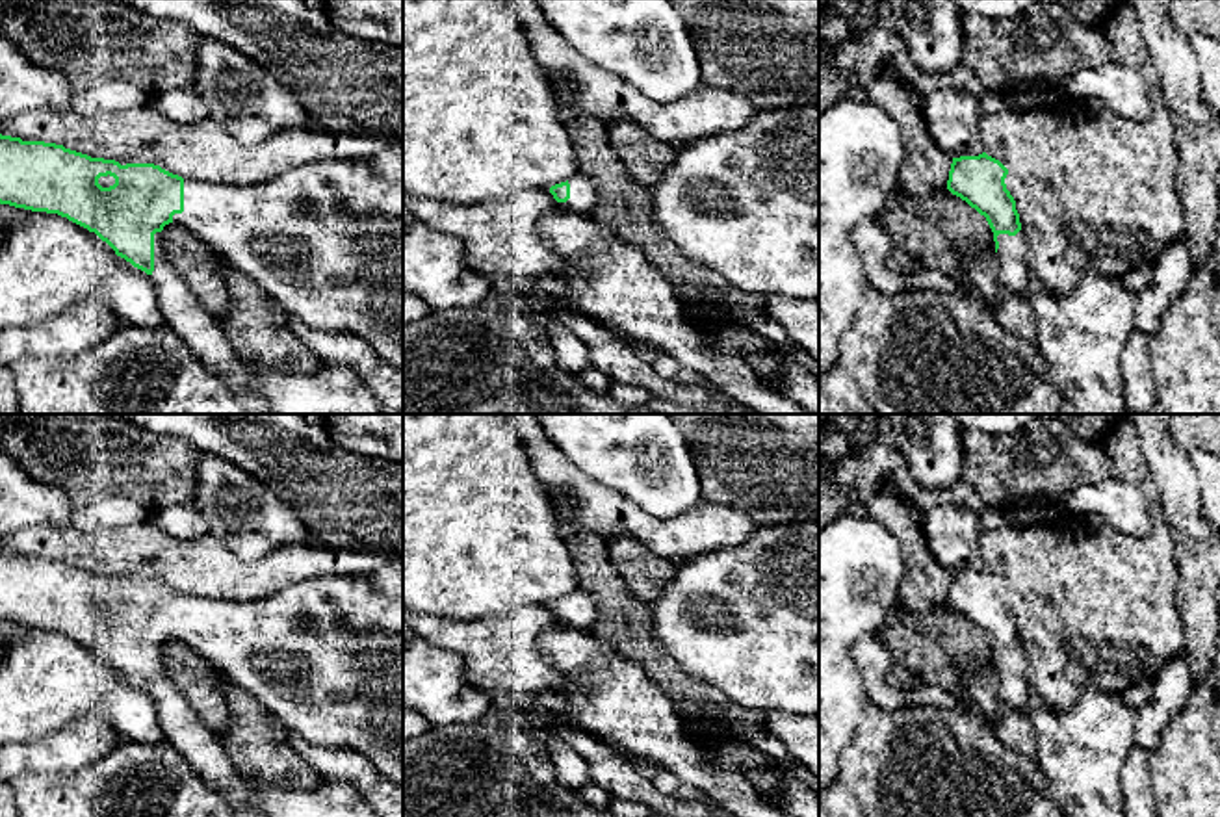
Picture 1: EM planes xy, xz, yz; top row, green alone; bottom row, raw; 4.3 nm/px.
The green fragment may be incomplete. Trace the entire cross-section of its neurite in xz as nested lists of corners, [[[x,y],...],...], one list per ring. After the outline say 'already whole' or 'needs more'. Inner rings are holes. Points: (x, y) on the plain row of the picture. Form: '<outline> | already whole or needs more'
[[[581,589],[566,598],[552,602],[550,609],[561,624],[574,629],[591,629],[596,620],[596,603],[592,596]]] | needs more

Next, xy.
[[[0,550],[0,620],[9,620],[32,628],[58,629],[61,633],[67,633],[69,637],[87,644],[89,648],[95,648],[102,657],[106,657],[115,667],[117,672],[124,674],[134,683],[145,687],[150,693],[150,698],[156,702],[156,715],[165,739],[184,756],[184,759],[201,776],[204,776],[210,782],[210,785],[219,789],[243,817],[260,817],[260,815],[251,806],[241,776],[228,761],[219,735],[215,735],[199,719],[199,715],[191,709],[188,700],[180,694],[176,685],[167,676],[162,661],[162,646],[169,639],[178,639],[188,646],[191,646],[225,678],[228,678],[234,685],[238,685],[253,698],[256,698],[262,707],[267,707],[273,715],[277,715],[290,733],[297,733],[308,739],[312,745],[344,746],[362,752],[381,774],[384,774],[388,780],[403,787],[403,557],[388,557],[379,568],[368,574],[312,577],[306,581],[293,583],[266,600],[228,602],[195,594],[182,594],[154,579],[121,581],[115,576],[91,574],[87,570],[65,564],[63,561],[45,557],[22,557],[20,553]]] | needs more

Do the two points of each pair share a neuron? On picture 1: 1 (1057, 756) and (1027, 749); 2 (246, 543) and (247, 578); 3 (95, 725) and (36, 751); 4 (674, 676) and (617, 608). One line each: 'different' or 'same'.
1: different
2: different
3: same
4: same

